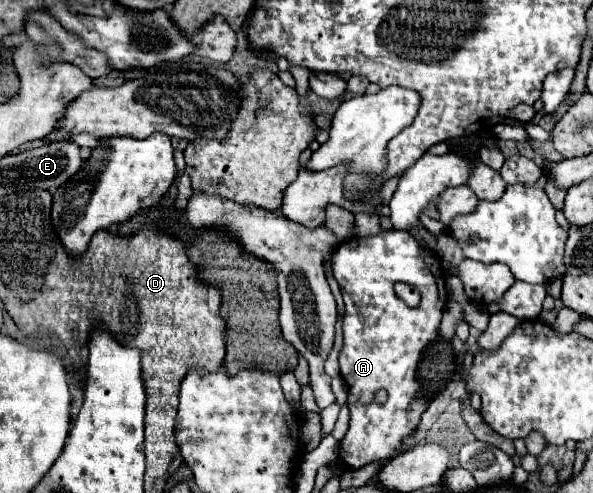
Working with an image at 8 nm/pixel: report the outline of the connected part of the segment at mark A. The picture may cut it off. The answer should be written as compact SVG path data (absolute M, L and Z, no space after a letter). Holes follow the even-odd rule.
M380 232L370 238L352 238L344 242L332 254L332 272L336 282L340 284L344 296L344 348L340 352L340 374L348 386L348 408L350 408L350 428L340 442L340 458L350 468L362 468L374 460L384 460L400 448L402 438L414 432L420 422L422 412L428 404L418 396L416 382L416 366L420 354L428 342L432 342L438 334L438 326L444 314L444 306L448 302L448 292L444 284L444 272L440 266L440 258L426 250L418 240L408 236L408 232ZM396 282L406 282L418 288L422 300L416 308L406 306L394 292ZM384 388L388 392L388 400L378 404L372 400L374 392Z

